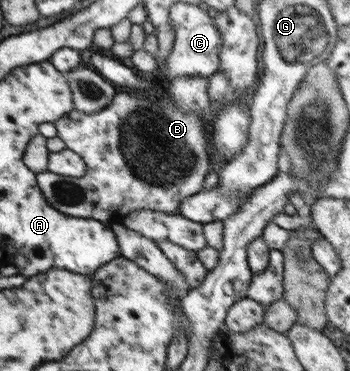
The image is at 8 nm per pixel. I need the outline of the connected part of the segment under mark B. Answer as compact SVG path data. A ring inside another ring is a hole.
M179 76L175 77L168 82L166 82L166 90L169 93L170 98L167 99L166 96L159 101L159 99L151 105L148 101L147 96L143 98L140 93L120 90L113 97L111 104L107 105L100 112L95 113L83 113L81 110L73 110L65 114L60 120L55 122L55 127L57 128L57 137L61 138L68 150L75 152L81 159L84 160L86 164L86 172L81 178L72 178L67 176L60 176L56 173L45 171L36 174L36 182L38 188L43 193L45 200L55 208L58 212L66 214L67 216L73 216L77 218L87 218L98 220L99 222L109 224L109 222L121 223L125 215L133 210L149 209L167 213L179 213L179 205L185 197L189 197L202 190L202 185L204 179L207 177L209 171L211 171L209 155L207 152L211 149L210 143L207 140L207 132L205 132L205 122L203 119L205 116L211 114L211 107L213 105L212 100L209 98L209 78L203 76Z

